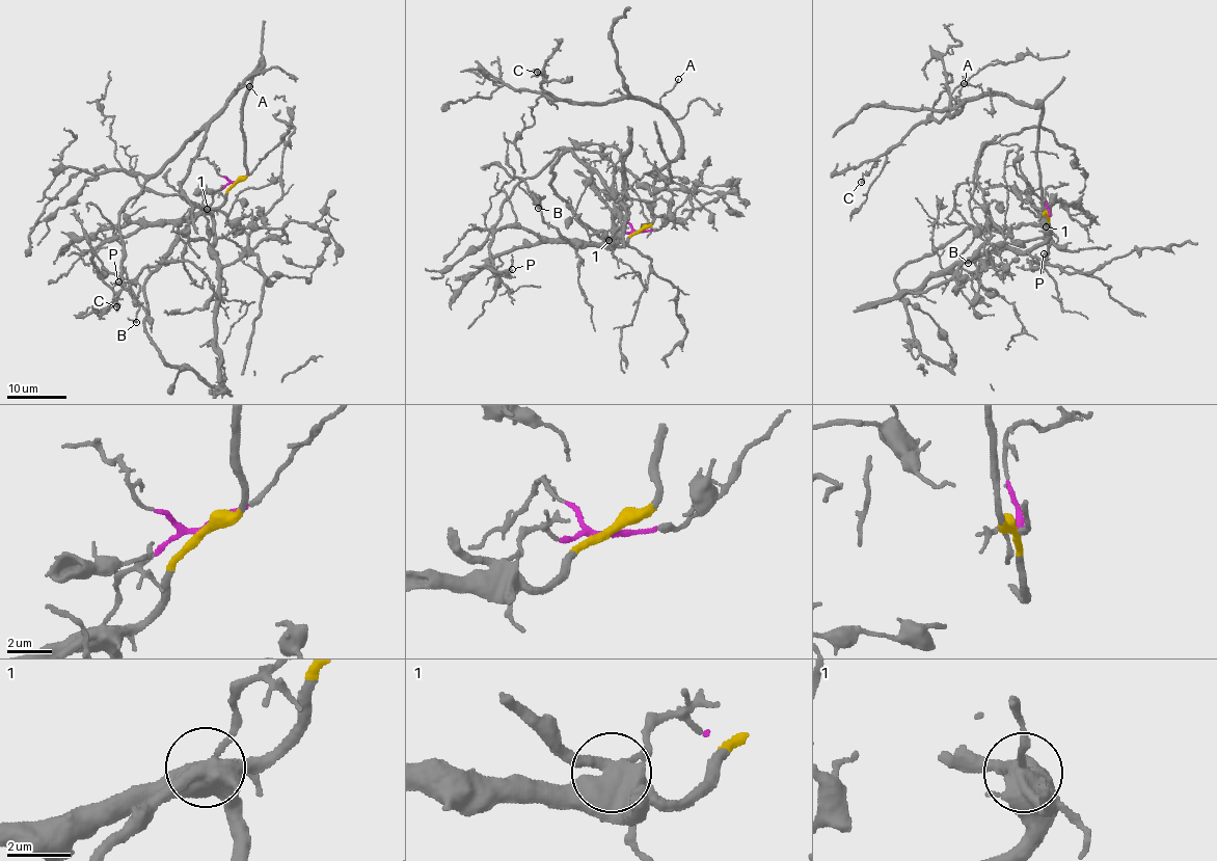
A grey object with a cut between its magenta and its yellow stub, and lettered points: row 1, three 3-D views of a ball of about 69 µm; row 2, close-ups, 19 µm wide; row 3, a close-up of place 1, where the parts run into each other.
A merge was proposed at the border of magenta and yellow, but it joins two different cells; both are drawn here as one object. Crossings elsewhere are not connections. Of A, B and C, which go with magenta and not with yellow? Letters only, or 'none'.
B

